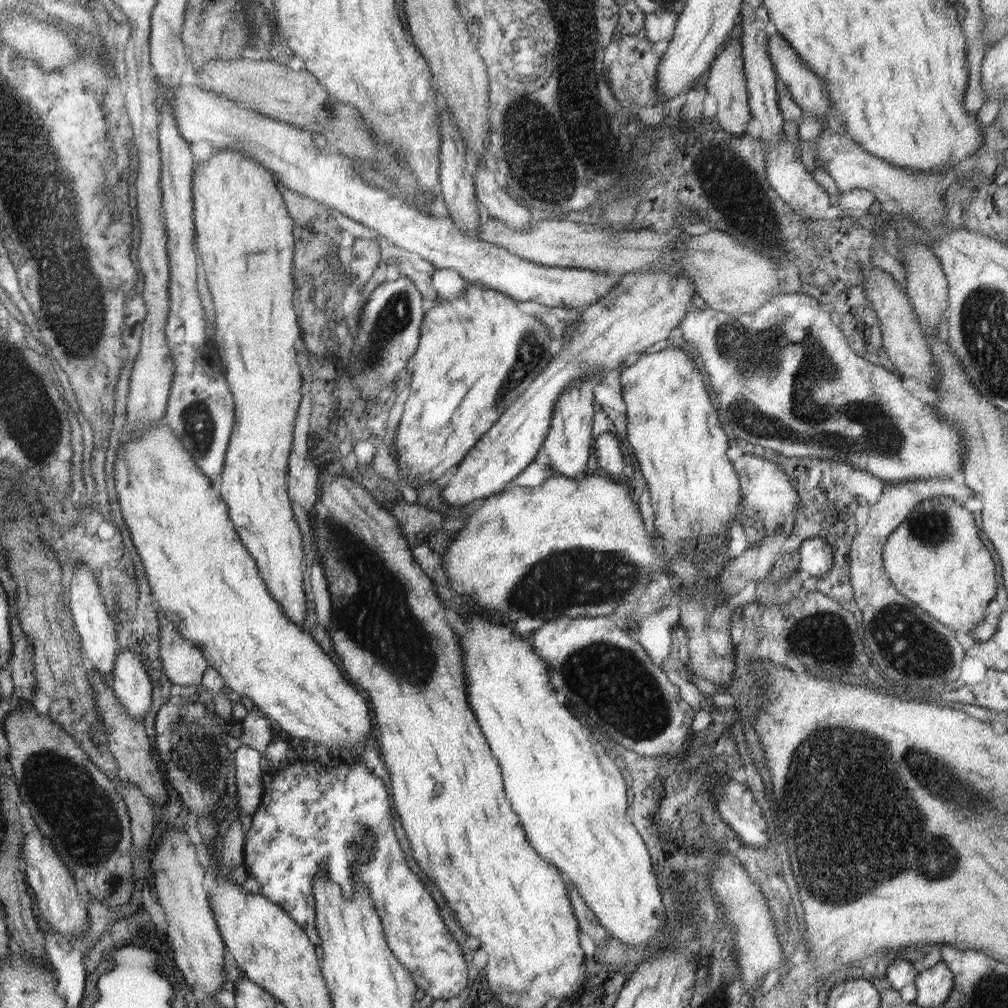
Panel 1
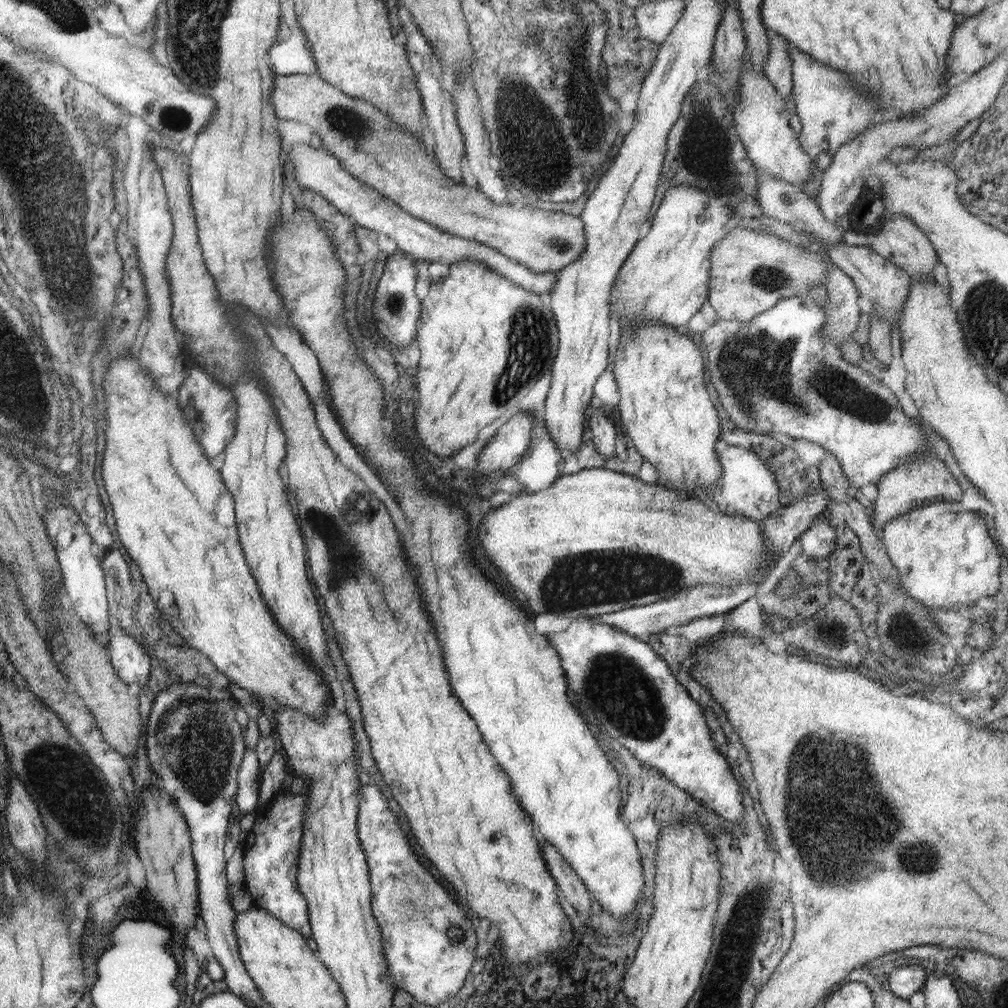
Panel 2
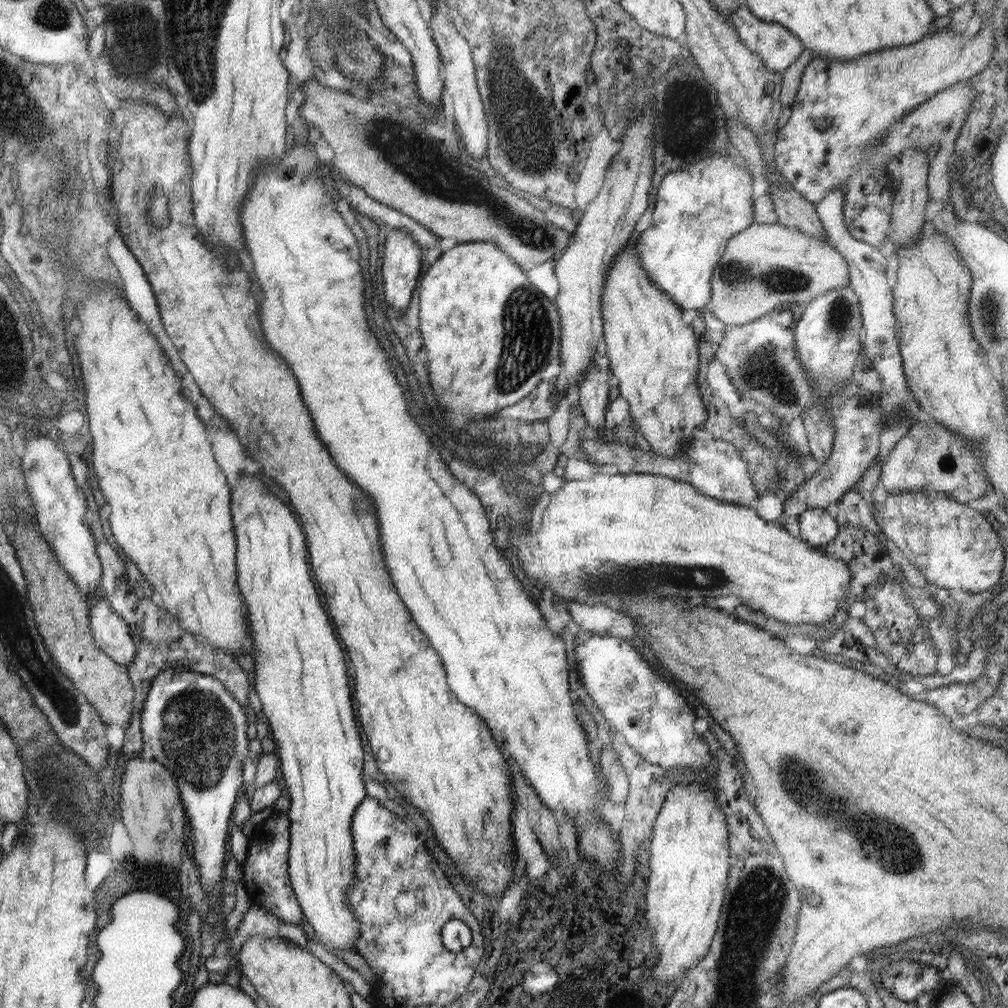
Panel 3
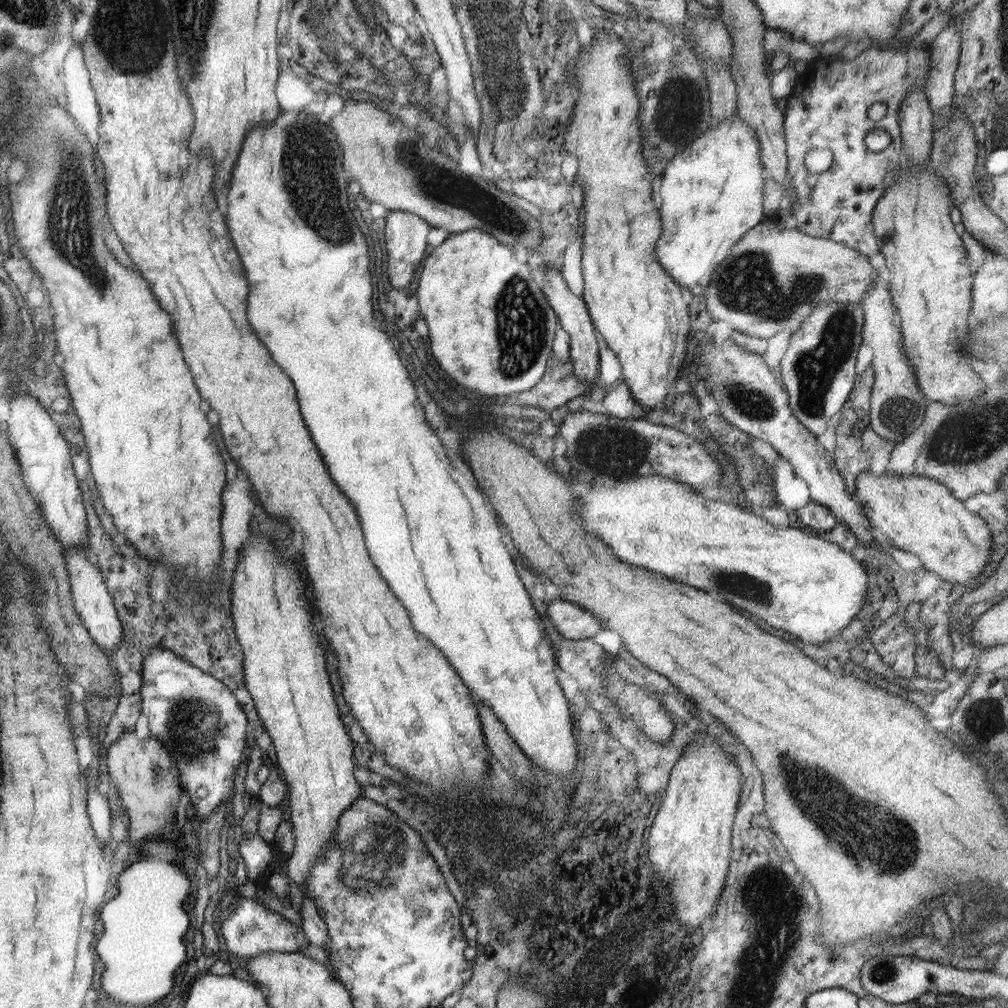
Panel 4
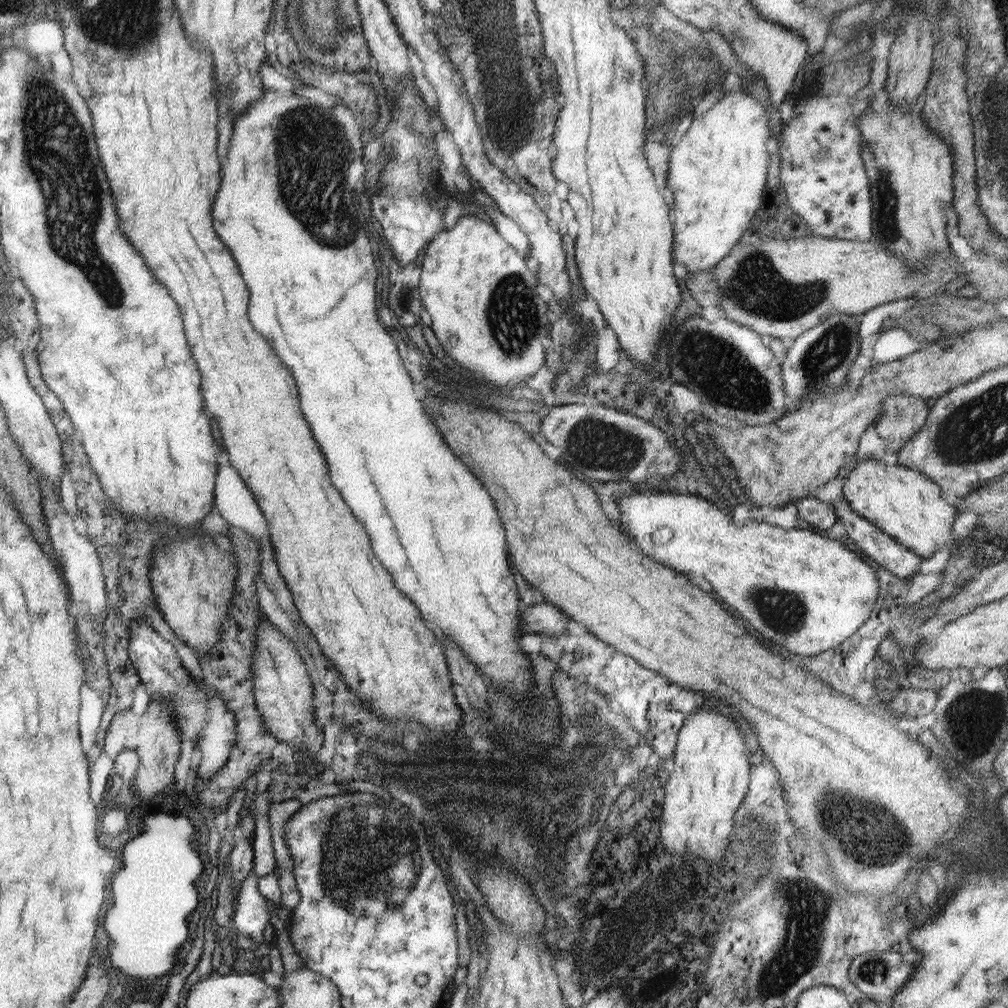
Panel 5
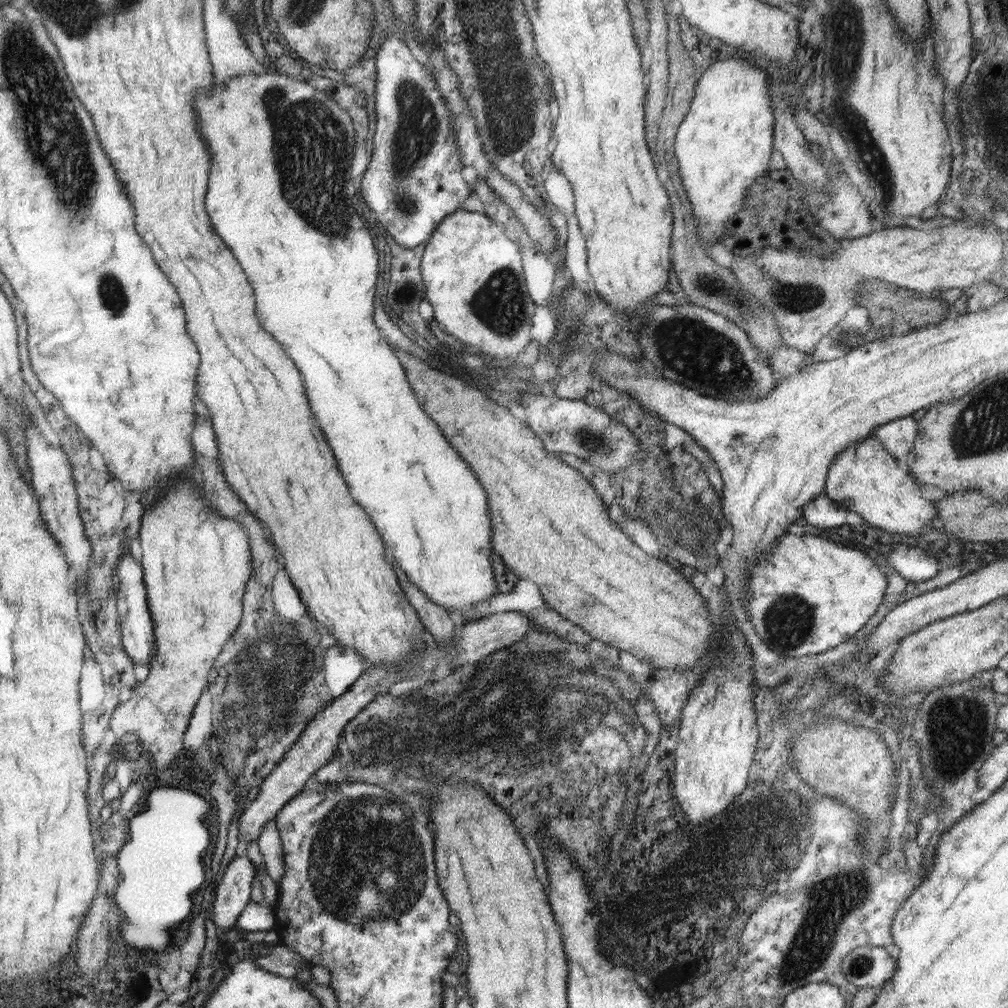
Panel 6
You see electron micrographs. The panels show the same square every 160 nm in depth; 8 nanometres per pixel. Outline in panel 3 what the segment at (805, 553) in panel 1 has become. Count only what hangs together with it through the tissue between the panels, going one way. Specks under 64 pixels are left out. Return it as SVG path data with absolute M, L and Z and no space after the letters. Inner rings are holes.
M824 508L806 510L799 516L799 536L812 546L823 548L838 534L839 524Z

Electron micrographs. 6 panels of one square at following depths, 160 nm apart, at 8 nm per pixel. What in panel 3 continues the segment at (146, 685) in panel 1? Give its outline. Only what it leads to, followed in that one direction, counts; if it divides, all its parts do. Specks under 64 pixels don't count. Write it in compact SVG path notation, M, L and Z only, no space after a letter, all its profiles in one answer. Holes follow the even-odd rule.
M100 594L87 603L90 607L91 633L100 650L125 667L135 661L138 647L132 638L130 624L116 614Z

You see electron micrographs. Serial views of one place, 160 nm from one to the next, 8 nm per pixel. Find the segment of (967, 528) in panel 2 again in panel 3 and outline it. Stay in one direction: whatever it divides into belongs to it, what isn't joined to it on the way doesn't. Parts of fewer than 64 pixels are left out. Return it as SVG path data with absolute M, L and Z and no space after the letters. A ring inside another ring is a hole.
M892 493L882 506L875 505L874 521L882 536L892 540L936 588L952 588L968 595L982 594L1003 576L1004 549L998 543L998 533L984 514L951 499L946 493Z

